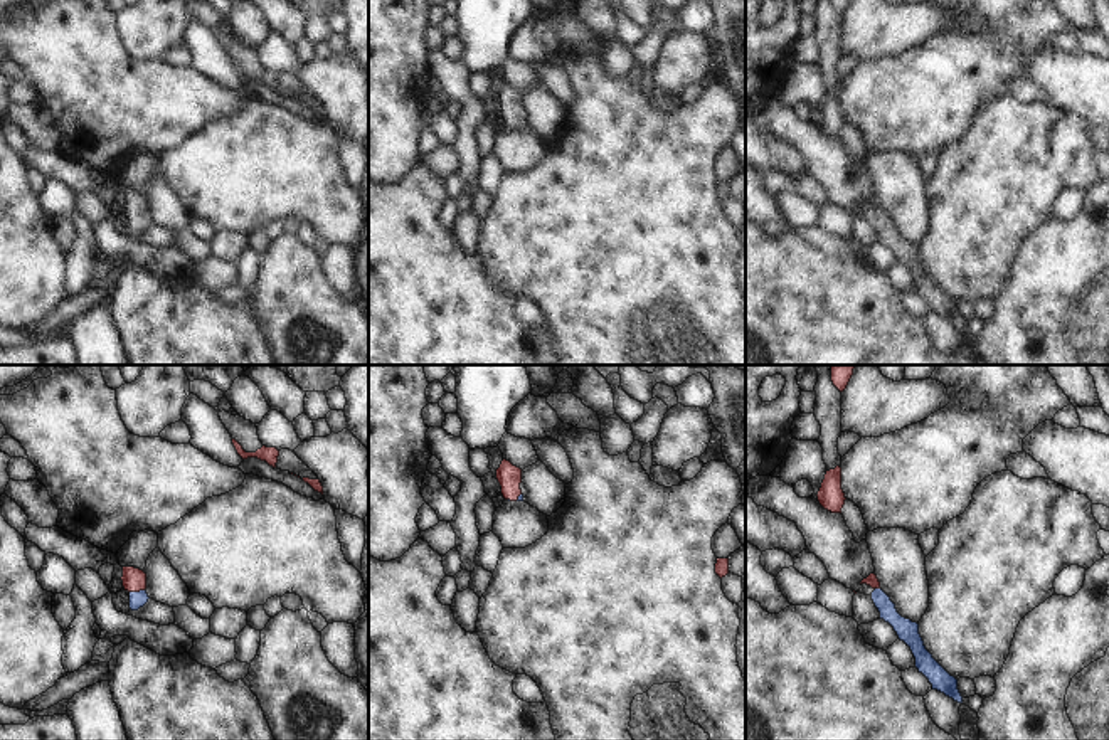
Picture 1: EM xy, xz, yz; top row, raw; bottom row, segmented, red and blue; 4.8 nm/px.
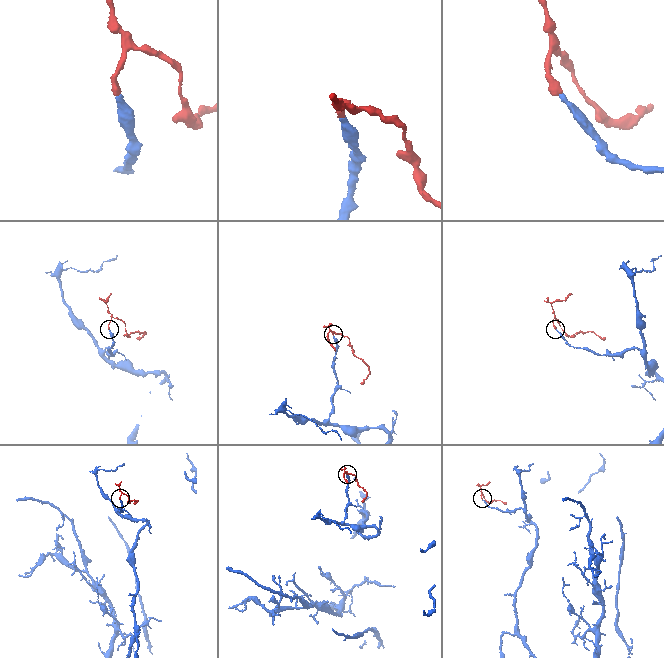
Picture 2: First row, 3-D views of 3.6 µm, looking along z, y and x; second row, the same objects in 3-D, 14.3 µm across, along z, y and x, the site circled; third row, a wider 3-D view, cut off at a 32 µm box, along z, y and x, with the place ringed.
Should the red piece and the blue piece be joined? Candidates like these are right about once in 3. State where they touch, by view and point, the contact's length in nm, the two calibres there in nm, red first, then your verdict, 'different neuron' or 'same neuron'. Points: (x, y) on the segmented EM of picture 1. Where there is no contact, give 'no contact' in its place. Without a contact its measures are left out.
meets red in xy at (137, 591); contact 70 nm long; 110 nm thick on the red side, 80 nm on the other; same neuron

